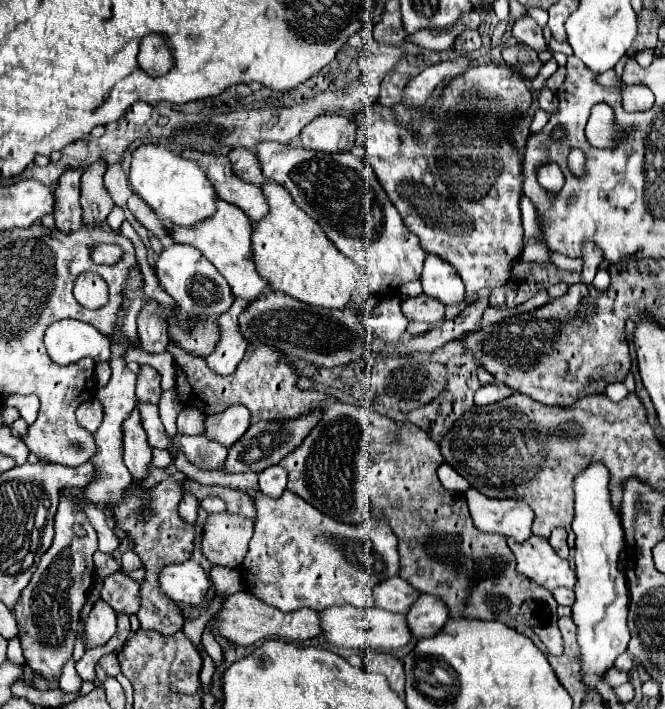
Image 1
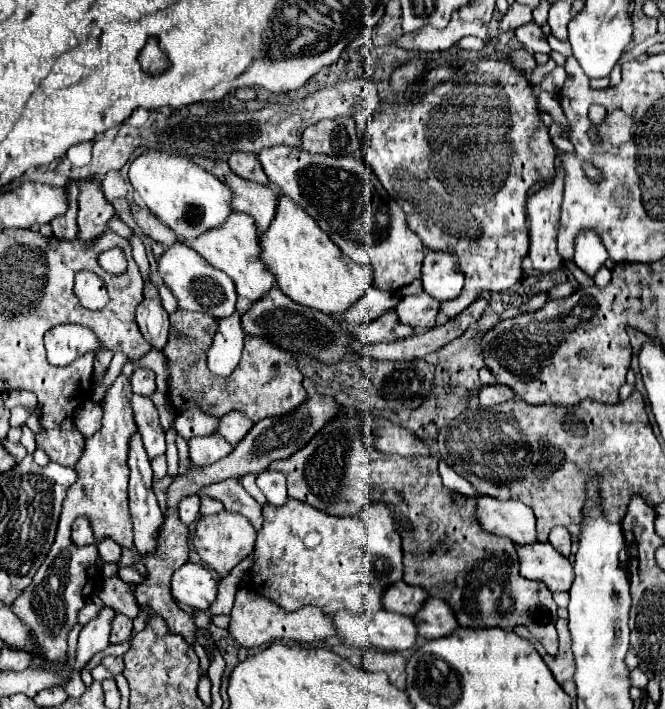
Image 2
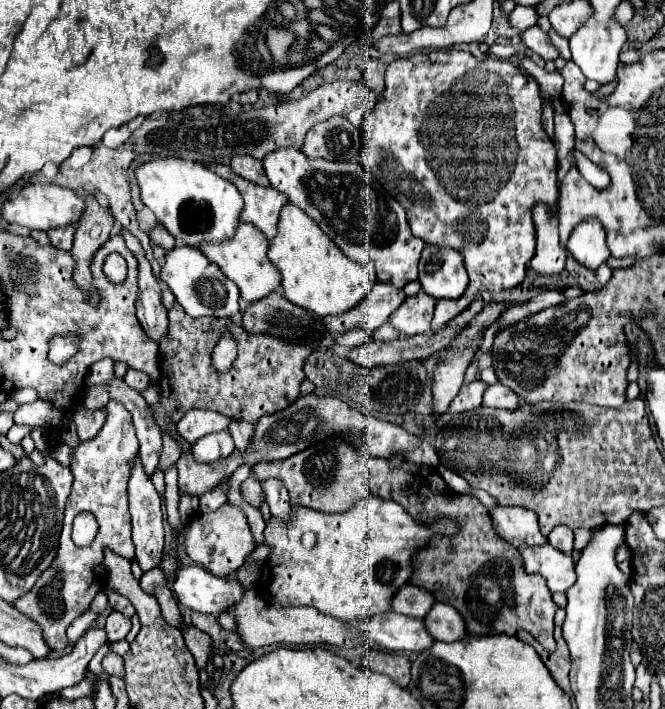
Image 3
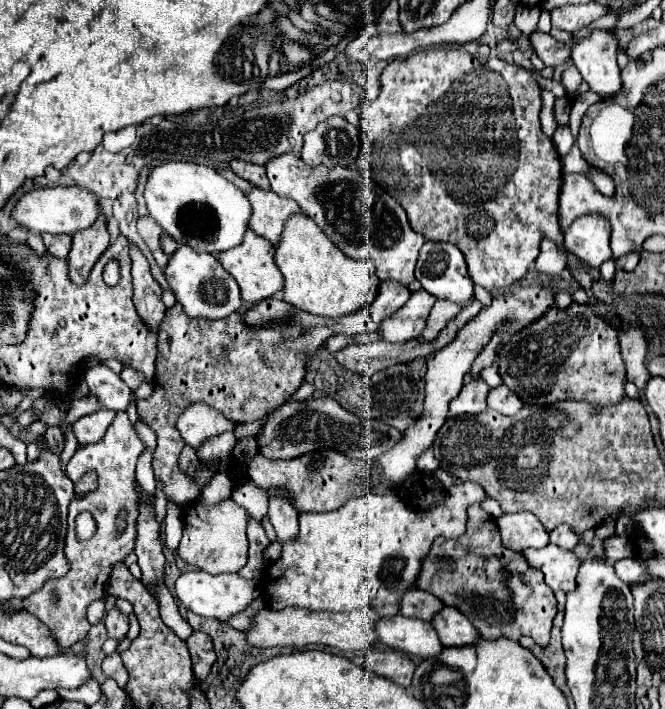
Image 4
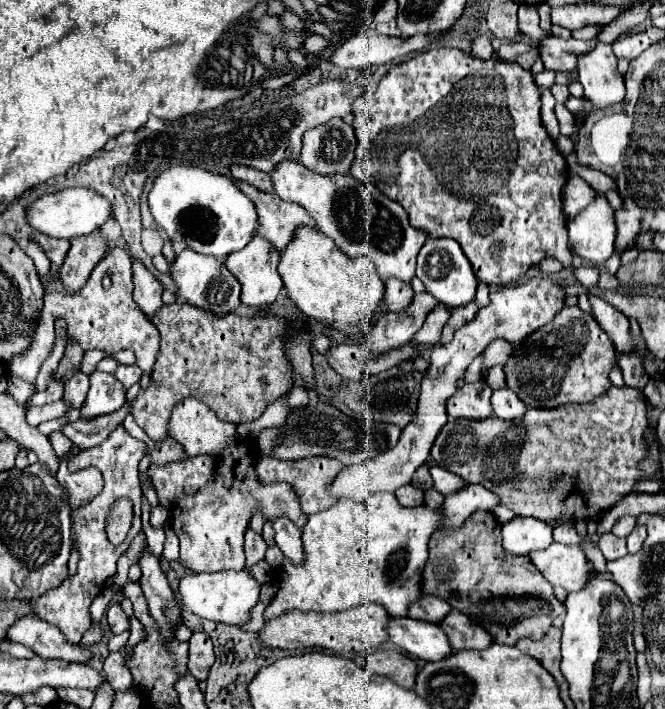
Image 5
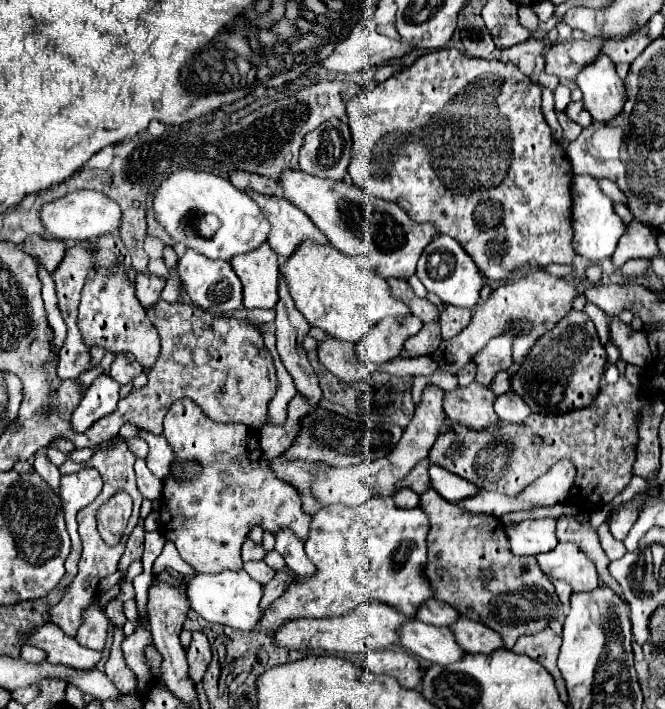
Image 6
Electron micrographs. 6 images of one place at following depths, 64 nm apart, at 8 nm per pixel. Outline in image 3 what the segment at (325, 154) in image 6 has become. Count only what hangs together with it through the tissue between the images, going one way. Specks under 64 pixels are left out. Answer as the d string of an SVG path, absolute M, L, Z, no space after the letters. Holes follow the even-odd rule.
M334 116L312 126L304 138L302 152L310 158L358 160L362 132L344 116Z

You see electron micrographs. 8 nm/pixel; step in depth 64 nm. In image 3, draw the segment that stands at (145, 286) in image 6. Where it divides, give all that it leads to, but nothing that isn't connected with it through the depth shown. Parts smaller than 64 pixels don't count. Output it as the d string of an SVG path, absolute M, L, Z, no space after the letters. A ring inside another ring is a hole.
M120 228L120 234L126 240L128 248L134 252L134 256L138 260L138 268L140 268L140 280L138 280L140 296L136 300L136 318L138 318L144 334L150 340L160 342L168 332L168 316L166 316L166 308L162 304L160 286L150 270L150 262L144 258L144 250L142 250L140 242L126 228Z

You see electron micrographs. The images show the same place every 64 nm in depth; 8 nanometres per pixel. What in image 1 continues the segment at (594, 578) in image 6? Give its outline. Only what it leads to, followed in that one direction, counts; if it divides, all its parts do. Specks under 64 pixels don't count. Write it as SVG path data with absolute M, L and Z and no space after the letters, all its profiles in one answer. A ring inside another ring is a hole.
M532 534L524 542L514 542L512 538L506 538L506 544L516 556L516 570L536 584L548 590L554 590L558 586L576 586L576 574L570 570L568 560L558 558L546 538Z

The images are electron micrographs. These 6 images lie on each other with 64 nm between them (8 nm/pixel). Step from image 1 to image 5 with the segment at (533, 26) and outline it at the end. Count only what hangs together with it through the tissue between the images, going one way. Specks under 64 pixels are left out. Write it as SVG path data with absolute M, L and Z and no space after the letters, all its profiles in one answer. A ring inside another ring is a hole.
M546 36L546 38L542 38L542 40L540 40L540 58L542 58L542 62L544 62L544 68L546 68L546 70L554 70L554 72L558 72L558 70L560 70L560 72L574 72L574 70L576 70L576 56L592 50L592 44L594 44L594 42L596 42L596 40L592 40L592 42L580 42L580 40L574 40L574 38L562 40L562 38L556 38L556 36Z

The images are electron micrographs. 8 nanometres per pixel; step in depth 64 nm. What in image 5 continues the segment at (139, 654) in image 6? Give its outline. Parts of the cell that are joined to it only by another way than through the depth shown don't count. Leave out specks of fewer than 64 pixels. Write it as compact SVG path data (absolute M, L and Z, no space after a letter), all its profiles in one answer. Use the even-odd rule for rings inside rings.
M132 616L131 618L129 618L129 624L130 635L127 642L122 648L123 653L126 656L132 654L134 646L138 644L138 642L141 642L144 639L144 636L146 635L144 632L144 627L136 617Z

